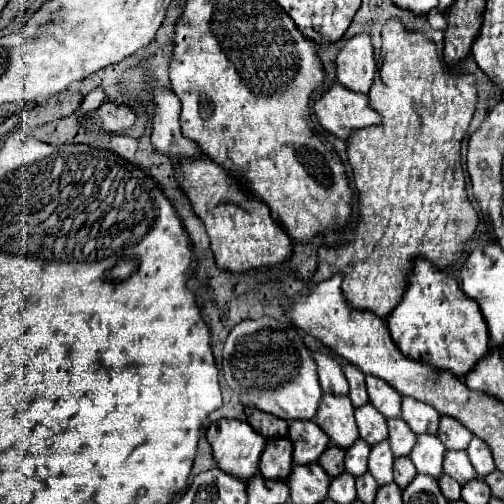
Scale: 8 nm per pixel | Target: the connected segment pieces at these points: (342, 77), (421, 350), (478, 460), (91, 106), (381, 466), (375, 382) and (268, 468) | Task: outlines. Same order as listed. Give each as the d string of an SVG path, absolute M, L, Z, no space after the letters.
M368 33L354 35L338 53L336 67L338 67L338 81L344 87L366 95L376 75L376 61L372 53L370 35Z
M424 259L416 261L404 299L386 323L404 357L428 363L438 371L450 371L460 379L490 353L490 339L482 315L478 315L478 305L464 295L450 273L438 271Z
M474 437L470 441L470 447L466 449L466 453L468 453L468 457L470 457L470 461L472 461L472 465L474 465L474 469L480 477L486 477L486 475L494 473L496 465L494 465L494 459L492 459L492 453L482 439Z
M96 87L94 91L90 91L90 93L84 97L84 101L82 101L78 113L80 113L80 115L90 113L90 111L98 109L98 107L102 105L102 101L104 101L104 89L102 89L102 87Z
M378 443L378 447L372 447L368 459L368 471L372 473L372 477L380 487L392 481L392 465L394 457L388 443Z
M368 375L366 377L366 389L370 403L386 417L386 419L398 419L400 417L400 395L390 387L386 381Z
M272 439L266 443L260 459L260 473L272 481L286 481L292 471L292 443L290 439Z

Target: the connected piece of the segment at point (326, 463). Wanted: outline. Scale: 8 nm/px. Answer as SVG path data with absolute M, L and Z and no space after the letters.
M328 447L324 453L322 453L322 459L318 459L318 465L332 477L336 479L338 475L344 473L344 453L340 447Z

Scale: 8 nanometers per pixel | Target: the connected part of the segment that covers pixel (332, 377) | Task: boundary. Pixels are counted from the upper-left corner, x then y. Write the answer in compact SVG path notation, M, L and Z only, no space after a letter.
M314 355L316 365L318 365L318 377L320 377L320 387L324 393L336 393L336 395L348 395L348 383L342 373L342 367L338 361L326 355Z

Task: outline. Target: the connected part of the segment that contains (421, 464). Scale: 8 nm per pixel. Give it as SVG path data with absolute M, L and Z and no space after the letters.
M418 435L416 447L410 453L410 461L418 469L418 473L440 479L442 477L442 461L444 461L446 449L442 447L440 439L436 435Z

